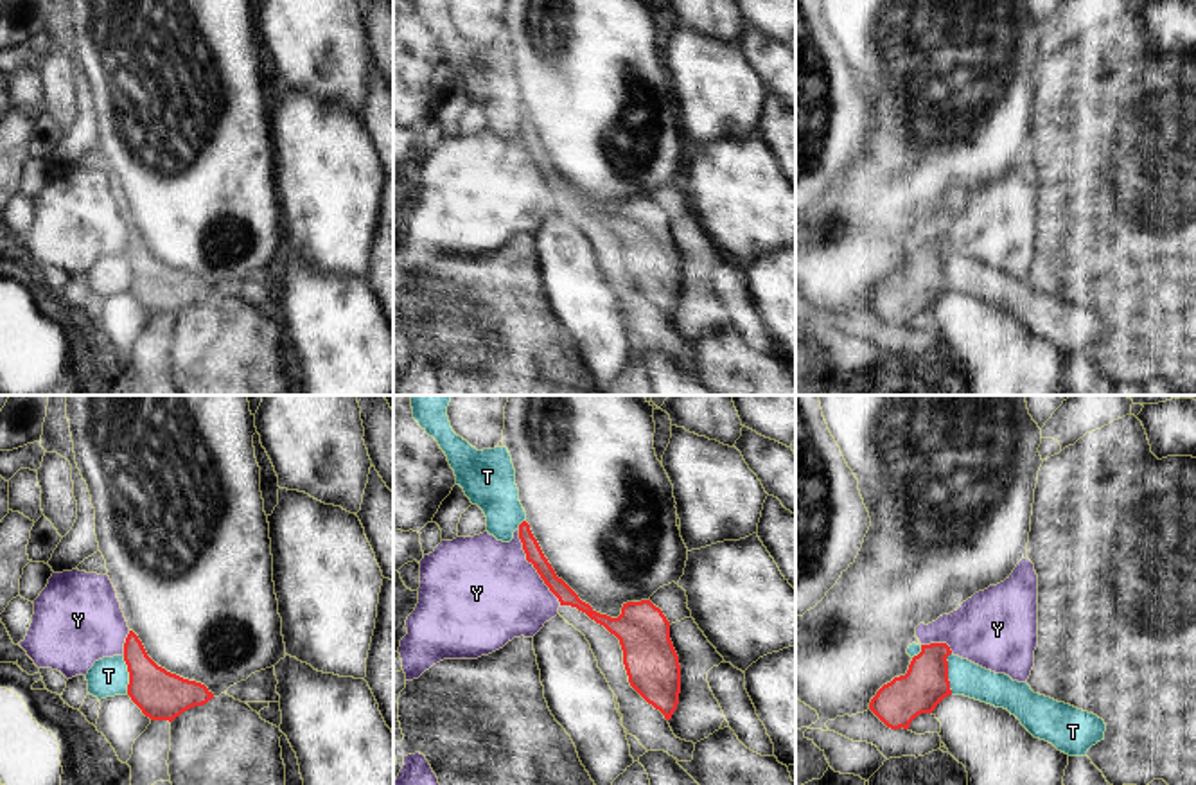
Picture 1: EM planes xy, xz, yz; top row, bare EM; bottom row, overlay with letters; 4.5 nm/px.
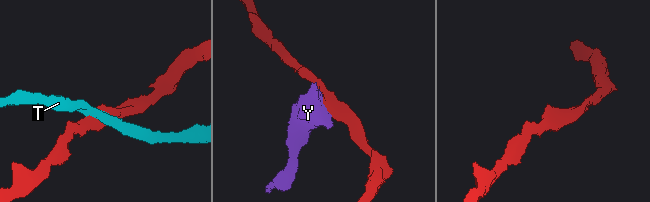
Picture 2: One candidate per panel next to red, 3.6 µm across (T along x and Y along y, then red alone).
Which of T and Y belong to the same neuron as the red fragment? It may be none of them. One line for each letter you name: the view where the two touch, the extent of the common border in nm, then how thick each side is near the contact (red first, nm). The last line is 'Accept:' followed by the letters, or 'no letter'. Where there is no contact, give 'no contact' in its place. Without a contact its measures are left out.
Accept: no letter

